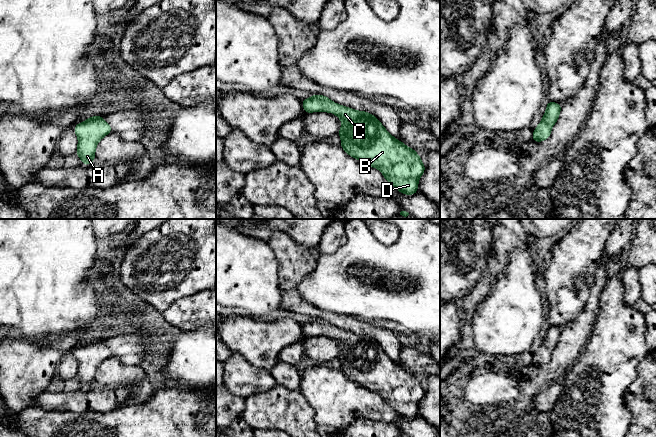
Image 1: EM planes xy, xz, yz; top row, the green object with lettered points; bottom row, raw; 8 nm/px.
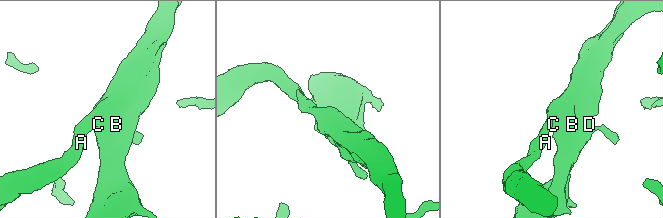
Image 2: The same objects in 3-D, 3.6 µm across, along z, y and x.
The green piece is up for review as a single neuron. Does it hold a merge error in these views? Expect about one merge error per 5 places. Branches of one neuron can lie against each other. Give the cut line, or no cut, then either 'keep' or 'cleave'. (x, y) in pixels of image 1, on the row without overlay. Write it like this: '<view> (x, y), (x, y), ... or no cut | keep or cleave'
no cut | keep

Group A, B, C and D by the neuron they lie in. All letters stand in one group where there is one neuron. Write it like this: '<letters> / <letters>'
A B C D

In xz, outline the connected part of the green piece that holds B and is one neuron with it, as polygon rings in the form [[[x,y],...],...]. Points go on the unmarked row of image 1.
[[[323,319],[302,324],[305,337],[334,337],[341,345],[338,357],[342,373],[365,388],[377,392],[399,416],[413,419],[425,395],[414,373],[395,363],[375,340],[334,327]]]

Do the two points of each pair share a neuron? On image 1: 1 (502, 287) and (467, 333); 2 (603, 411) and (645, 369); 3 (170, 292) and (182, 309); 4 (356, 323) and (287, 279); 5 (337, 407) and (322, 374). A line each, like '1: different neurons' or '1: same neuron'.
1: different neurons
2: different neurons
3: different neurons
4: same neuron
5: same neuron

